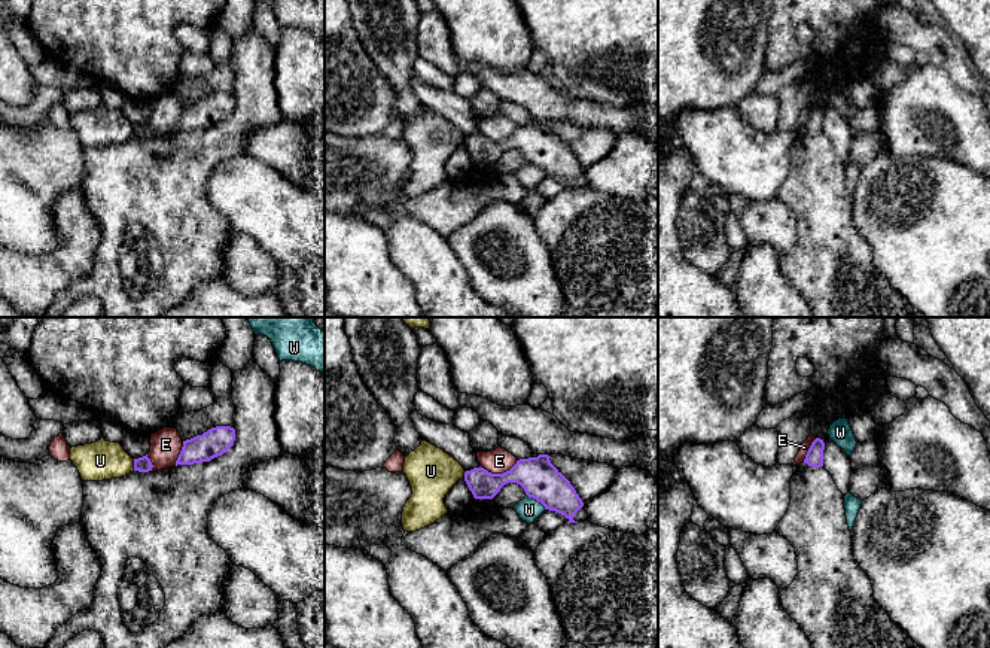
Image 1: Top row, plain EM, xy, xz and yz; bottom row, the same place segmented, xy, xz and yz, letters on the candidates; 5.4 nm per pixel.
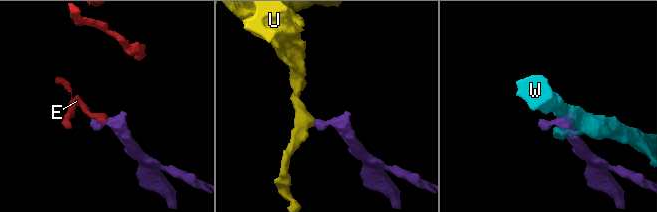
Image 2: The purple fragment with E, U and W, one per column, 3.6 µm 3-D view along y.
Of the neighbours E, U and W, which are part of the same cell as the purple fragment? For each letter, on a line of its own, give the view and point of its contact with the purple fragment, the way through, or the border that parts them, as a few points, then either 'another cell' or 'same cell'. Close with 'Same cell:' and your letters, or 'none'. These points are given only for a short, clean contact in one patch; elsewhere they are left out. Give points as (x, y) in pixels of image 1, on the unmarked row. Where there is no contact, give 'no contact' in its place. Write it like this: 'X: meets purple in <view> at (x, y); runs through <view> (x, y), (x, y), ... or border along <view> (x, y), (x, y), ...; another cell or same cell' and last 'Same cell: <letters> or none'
E: meets purple in xz at (497, 140); border along xz (517, 127), (502, 139), (489, 139), (480, 133); another cell
U: meets purple in xy at (134, 131); border along xy (133, 125), (134, 136); another cell
W: meets purple in xz at (538, 167); border along xz (527, 161), (535, 164), (545, 176); another cell
Same cell: none

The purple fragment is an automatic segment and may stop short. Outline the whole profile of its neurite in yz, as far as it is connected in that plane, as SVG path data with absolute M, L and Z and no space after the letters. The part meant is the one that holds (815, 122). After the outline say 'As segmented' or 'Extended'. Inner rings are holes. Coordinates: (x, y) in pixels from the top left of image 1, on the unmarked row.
M816 104L811 109L811 112L810 112L807 121L805 121L804 130L807 130L811 134L823 133L823 116L825 116L823 106Z. As segmented

